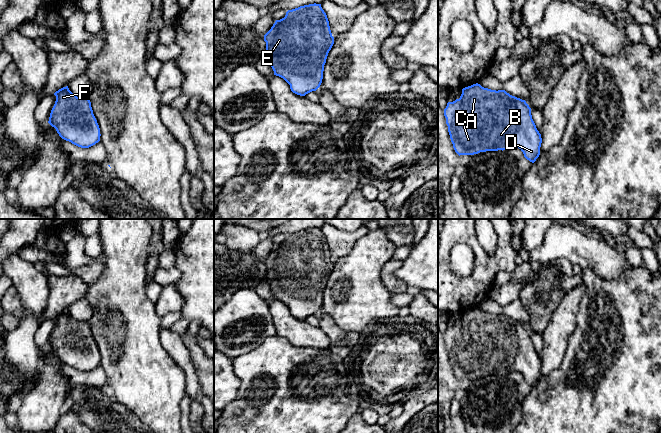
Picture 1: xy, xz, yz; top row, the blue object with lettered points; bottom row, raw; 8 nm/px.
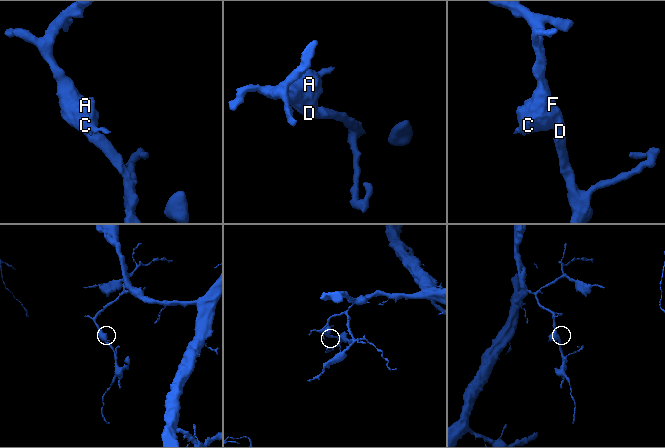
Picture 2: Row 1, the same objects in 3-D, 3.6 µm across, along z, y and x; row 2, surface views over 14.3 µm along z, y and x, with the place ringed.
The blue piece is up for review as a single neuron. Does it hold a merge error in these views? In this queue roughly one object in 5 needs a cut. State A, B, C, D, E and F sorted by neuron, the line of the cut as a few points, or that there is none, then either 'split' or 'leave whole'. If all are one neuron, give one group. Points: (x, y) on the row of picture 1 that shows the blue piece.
A B C D E F | no cut | leave whole

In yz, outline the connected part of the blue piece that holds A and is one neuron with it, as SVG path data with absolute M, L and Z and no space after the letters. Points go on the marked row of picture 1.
M476 83L462 89L459 99L444 109L455 152L474 155L518 147L534 163L540 155L541 134L525 100L505 90L491 90Z

